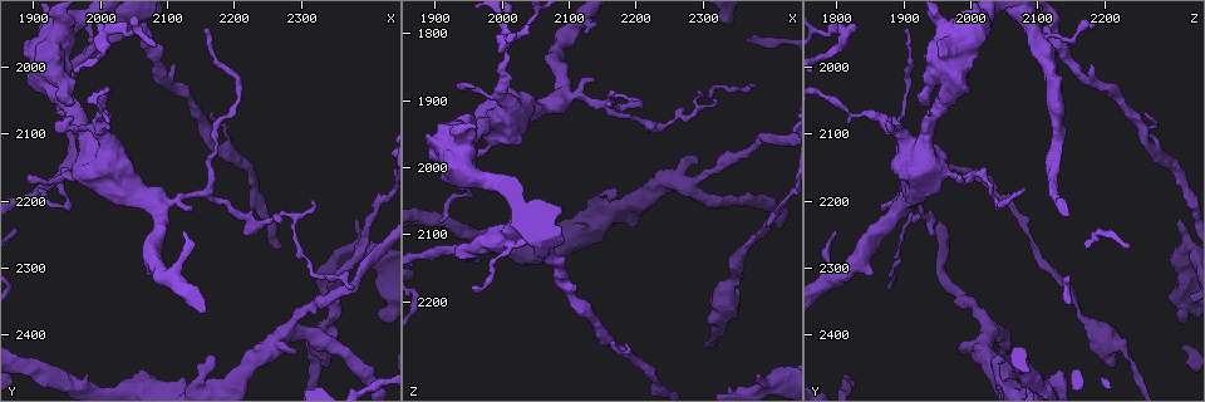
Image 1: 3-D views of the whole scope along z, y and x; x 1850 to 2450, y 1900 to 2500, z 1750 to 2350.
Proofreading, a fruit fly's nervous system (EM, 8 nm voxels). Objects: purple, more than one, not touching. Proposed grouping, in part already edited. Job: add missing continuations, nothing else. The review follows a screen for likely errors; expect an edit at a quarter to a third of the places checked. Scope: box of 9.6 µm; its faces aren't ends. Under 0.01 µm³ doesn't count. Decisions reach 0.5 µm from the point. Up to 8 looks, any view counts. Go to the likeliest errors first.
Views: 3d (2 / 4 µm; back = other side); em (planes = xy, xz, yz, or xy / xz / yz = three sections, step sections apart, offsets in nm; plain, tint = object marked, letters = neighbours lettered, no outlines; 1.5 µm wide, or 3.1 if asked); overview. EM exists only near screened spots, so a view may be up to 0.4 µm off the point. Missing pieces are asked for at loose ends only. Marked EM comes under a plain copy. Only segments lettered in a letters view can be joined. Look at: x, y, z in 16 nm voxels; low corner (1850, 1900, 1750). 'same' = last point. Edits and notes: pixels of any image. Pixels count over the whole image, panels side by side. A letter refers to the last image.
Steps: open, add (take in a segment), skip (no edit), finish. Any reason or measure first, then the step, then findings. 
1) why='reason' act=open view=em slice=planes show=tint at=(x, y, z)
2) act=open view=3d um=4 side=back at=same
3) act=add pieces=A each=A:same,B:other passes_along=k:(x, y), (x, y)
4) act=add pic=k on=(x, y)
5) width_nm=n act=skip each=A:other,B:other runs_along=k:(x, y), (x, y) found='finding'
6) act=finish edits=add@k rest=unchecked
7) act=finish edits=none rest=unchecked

why='tapers out' act=open view=em slice=xz step=8 show=letters at=(2155, 1945, 1910)

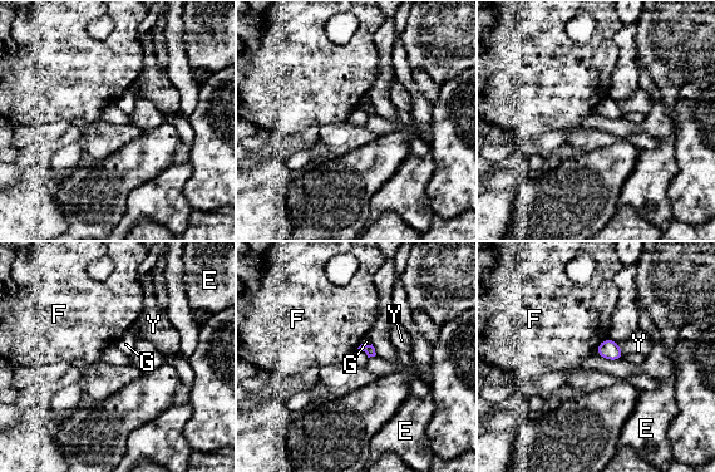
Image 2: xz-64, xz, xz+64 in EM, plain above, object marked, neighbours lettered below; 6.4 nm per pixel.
act=skip each=E:other,F:other,G:other,Y:other border=2:(607, 337), (595, 349) found='no lettered segment goes on from it'

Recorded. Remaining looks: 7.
why='branch stops here' act=open view=em slice=xy step=4 show=letters at=(2375, 2335, 1880)

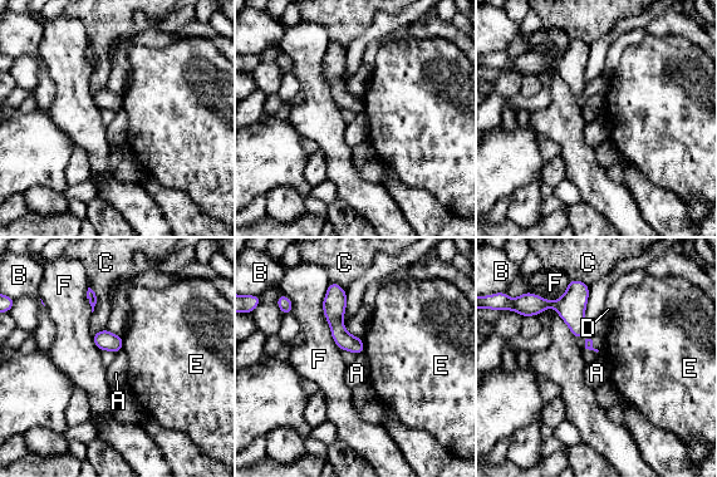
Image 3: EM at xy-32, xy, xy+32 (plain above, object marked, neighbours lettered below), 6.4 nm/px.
longest_contact=F:460nm act=skip each=A:other,B:other,C:other,D:other,E:other,F:other runs_along=3:(333, 286), (338, 332), (357, 350) found='no lettered segment goes on from it'

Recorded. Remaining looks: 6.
why='thin end' act=open view=3d um=4 at=(1890, 2170, 1980)

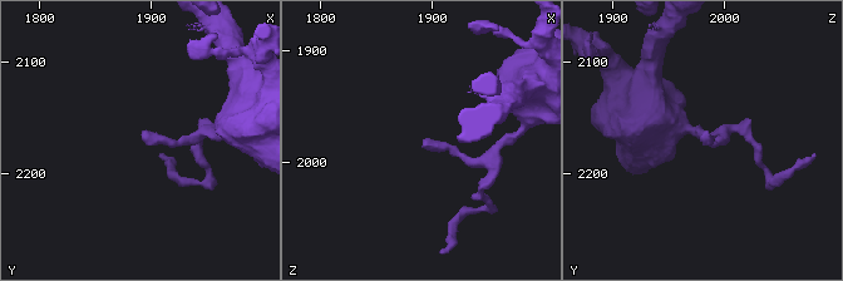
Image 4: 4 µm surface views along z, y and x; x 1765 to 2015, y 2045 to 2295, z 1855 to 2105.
why='need the tissue' act=open view=em slice=planes show=letters at=(1892, 2164, 1982)

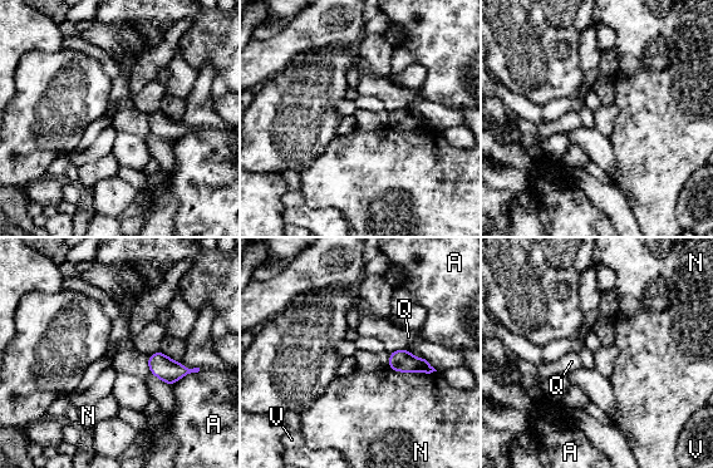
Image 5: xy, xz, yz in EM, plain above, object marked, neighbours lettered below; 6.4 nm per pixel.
act=skip each=A:other,N:other,Q:other,V:other border=5:(403, 348), (407, 349) found='no lettered segment goes on from it'

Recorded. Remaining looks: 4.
act=finish edits=none rest=unchecked

